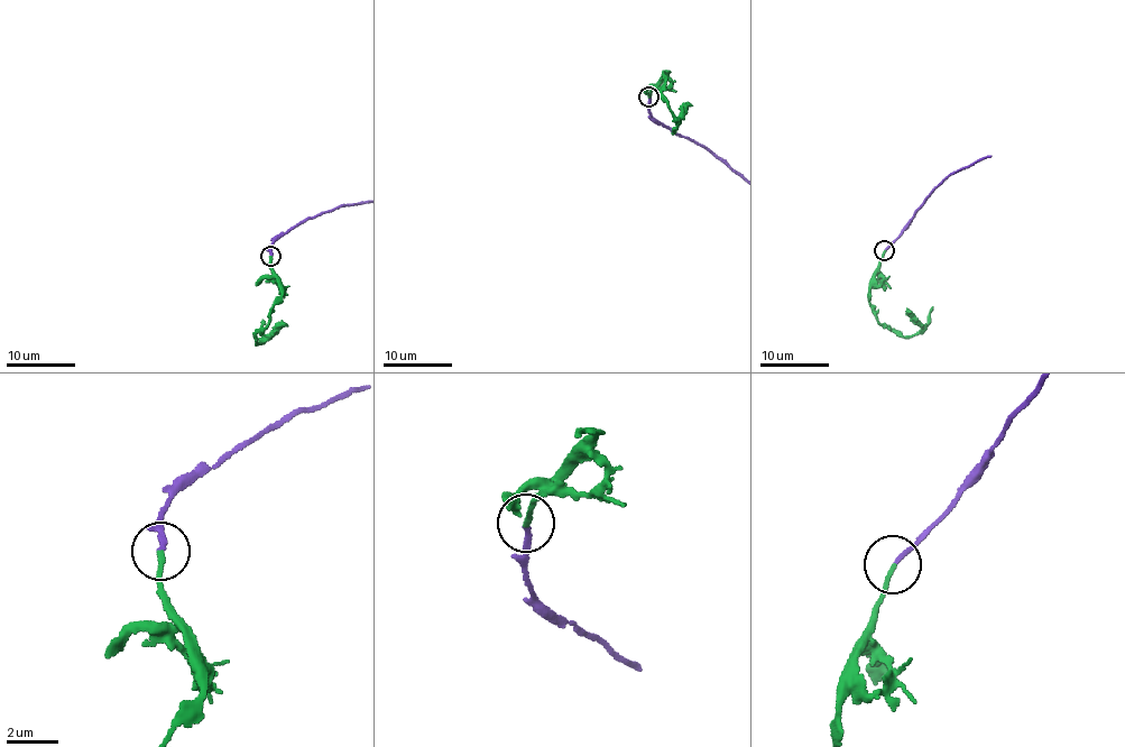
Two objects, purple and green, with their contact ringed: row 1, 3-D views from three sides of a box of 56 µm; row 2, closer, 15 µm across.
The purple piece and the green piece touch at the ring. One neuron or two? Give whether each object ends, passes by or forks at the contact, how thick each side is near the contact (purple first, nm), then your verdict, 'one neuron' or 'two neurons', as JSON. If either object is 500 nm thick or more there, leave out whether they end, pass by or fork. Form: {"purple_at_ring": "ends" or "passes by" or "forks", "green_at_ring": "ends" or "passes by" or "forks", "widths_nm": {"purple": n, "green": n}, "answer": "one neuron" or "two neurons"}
{"purple_at_ring": "ends", "green_at_ring": "ends", "widths_nm": {"purple": 180, "green": 180}, "answer": "one neuron"}

